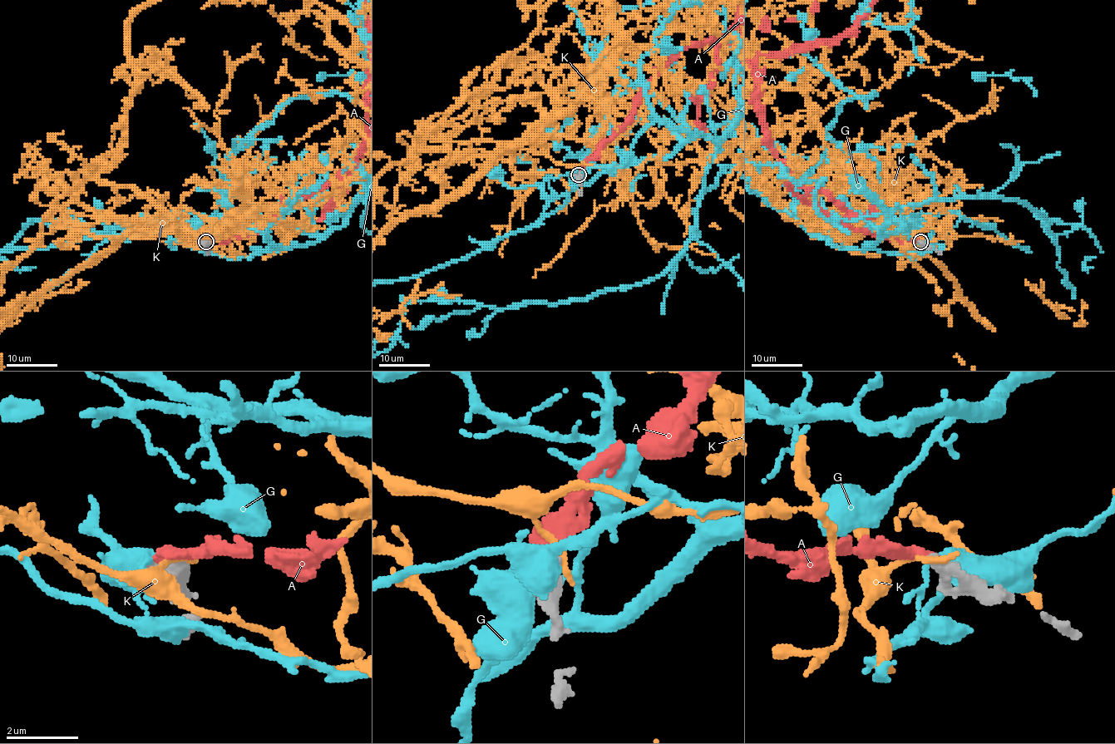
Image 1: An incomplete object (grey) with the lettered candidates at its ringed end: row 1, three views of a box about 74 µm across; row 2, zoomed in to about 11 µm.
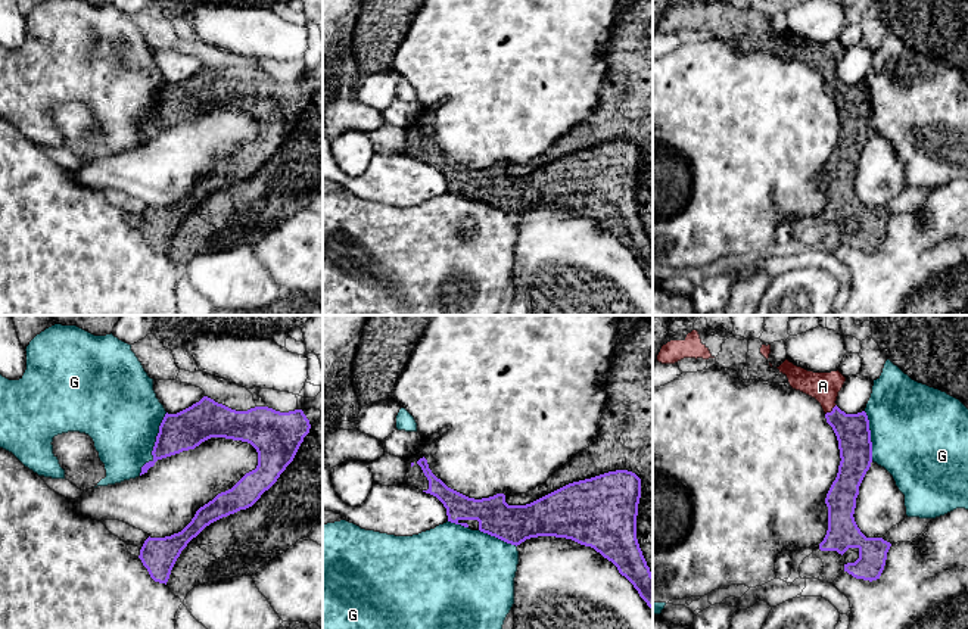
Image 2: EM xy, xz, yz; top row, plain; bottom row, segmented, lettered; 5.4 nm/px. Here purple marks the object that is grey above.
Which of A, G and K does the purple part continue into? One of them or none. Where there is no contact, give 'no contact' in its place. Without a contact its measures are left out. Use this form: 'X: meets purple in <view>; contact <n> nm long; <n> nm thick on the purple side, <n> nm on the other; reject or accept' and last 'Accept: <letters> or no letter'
A: meets purple in yz; contact 90 nm long; 190 nm thick on the purple side, 160 nm on the other; accept
G: meets purple in xy; contact 380 nm long; 220 nm thick on the purple side, 420 nm on the other; reject
K: no contact; reject
Accept: A

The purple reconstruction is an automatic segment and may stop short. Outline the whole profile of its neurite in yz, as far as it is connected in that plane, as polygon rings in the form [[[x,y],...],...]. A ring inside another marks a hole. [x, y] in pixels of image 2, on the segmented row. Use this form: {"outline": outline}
{"outline": [[[785,359],[779,367],[793,389],[815,398],[827,423],[832,427],[840,449],[840,465],[825,504],[828,507],[828,530],[819,544],[821,551],[844,554],[849,548],[859,549],[855,563],[844,564],[844,572],[856,579],[880,579],[887,552],[891,547],[883,538],[866,538],[855,521],[856,498],[859,486],[872,463],[872,442],[869,420],[865,411],[846,414],[835,401],[846,377],[837,370],[831,373],[813,373]]]}

